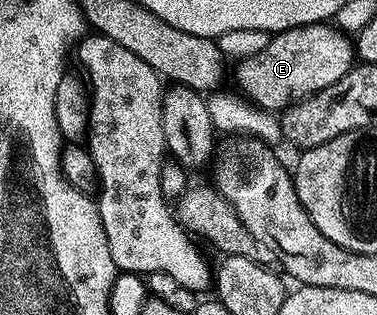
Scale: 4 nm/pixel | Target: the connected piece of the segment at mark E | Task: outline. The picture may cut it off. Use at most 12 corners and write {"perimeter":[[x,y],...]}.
{"perimeter":[[333,24],[275,33],[238,65],[241,96],[271,111],[356,64]]}

